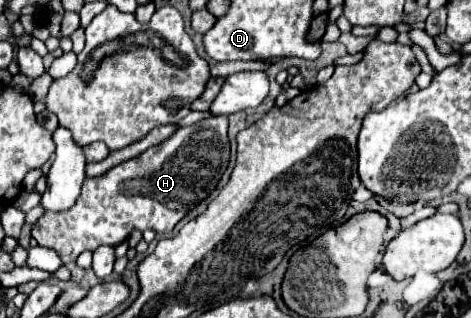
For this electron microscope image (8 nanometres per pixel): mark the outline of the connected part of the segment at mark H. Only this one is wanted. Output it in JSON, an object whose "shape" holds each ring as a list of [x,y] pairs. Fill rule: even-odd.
{"shape":[[[225,115],[181,127],[161,145],[111,167],[99,177],[85,179],[75,207],[63,213],[45,213],[35,223],[31,235],[41,247],[55,249],[67,265],[85,249],[95,251],[101,245],[115,247],[127,241],[133,231],[153,229],[155,233],[171,233],[193,207],[209,197],[227,163],[229,139]]]}

